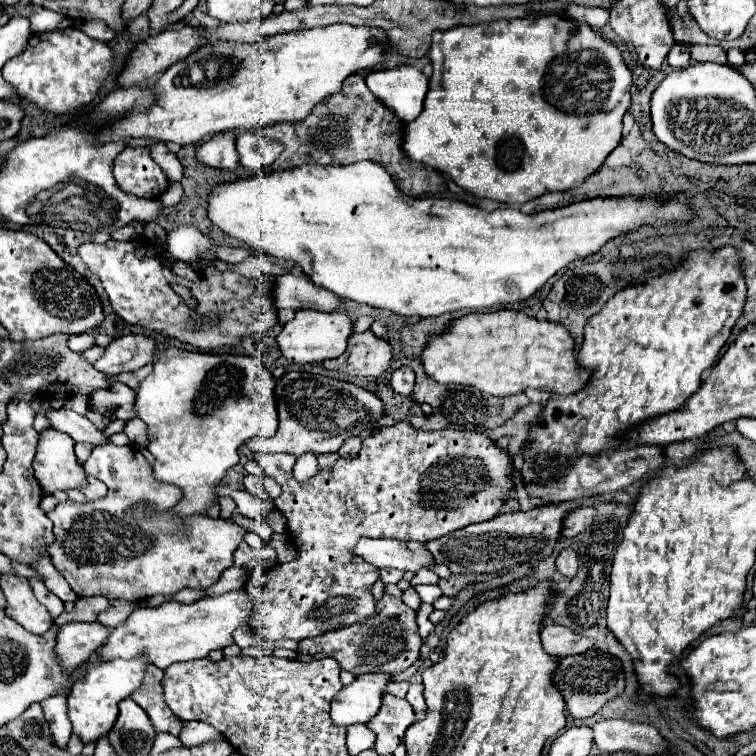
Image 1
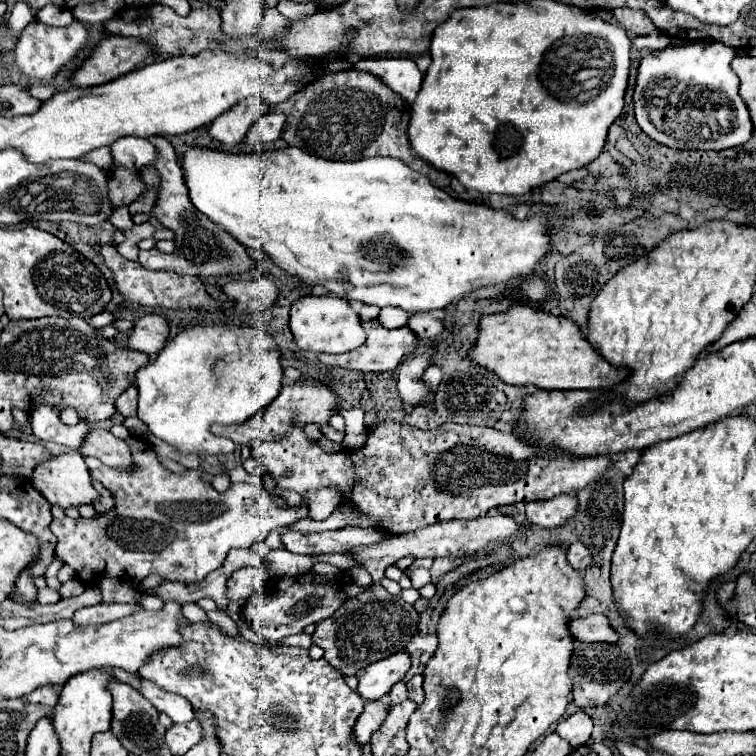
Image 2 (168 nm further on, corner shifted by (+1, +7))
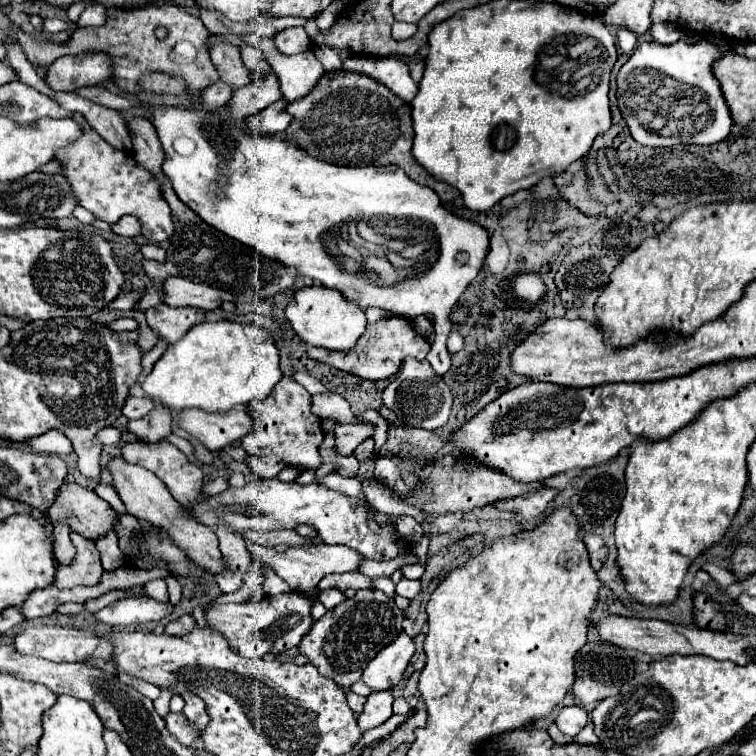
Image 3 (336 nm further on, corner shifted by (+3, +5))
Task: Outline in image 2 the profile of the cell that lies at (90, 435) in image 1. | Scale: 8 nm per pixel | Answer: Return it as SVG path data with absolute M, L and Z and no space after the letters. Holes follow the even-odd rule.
M94 425L86 435L80 453L98 457L104 465L118 467L122 471L128 471L132 463L132 457L128 455L128 445L122 439L114 437L108 429L102 429L98 425Z

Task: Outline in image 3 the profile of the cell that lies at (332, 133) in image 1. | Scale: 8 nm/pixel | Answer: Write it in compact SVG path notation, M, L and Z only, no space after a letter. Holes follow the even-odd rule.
M328 71L320 77L320 81L314 85L314 89L288 105L288 113L294 115L294 121L286 129L288 139L296 143L300 149L304 149L308 155L342 165L342 167L366 167L366 165L398 165L406 171L406 175L422 185L428 185L440 195L440 201L444 205L450 205L460 193L442 183L436 181L432 175L428 175L416 161L412 163L412 119L410 119L410 105L396 97L388 87L382 87L374 79L358 73L348 73L348 71Z

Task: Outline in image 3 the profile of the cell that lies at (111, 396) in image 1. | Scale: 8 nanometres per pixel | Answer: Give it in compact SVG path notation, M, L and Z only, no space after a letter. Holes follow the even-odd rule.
M128 397L126 399L126 405L122 409L122 413L128 417L128 419L140 419L144 415L148 415L148 411L154 407L154 401L148 399L148 397Z

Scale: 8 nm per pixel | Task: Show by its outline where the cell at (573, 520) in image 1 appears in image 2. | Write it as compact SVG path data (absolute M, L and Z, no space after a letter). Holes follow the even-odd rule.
M560 495L548 501L532 501L526 505L526 519L538 527L560 527L576 515L578 499L574 495Z

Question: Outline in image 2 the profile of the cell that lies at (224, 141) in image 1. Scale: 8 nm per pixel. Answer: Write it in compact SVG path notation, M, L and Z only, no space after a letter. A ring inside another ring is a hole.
M256 97L248 99L246 103L236 105L236 109L230 109L228 113L222 113L212 125L210 125L210 137L224 143L224 145L238 145L254 121L258 121L268 107L264 101L256 101Z

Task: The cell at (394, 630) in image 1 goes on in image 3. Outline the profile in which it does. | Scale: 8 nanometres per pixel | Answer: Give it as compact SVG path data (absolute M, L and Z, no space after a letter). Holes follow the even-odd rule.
M360 589L352 599L346 599L332 611L326 611L326 615L312 625L312 629L304 635L302 643L298 643L298 653L308 657L308 663L314 665L320 675L332 679L338 687L342 687L350 709L360 715L366 699L354 695L350 687L362 677L362 671L366 669L370 659L382 647L396 639L398 631L402 631L402 621L404 611L394 605L392 597L376 589Z

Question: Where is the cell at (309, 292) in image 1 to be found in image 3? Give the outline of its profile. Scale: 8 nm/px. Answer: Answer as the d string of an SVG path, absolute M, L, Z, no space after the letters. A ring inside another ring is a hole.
M168 277L162 287L162 303L168 307L198 307L198 309L216 309L222 301L234 301L234 297L222 289L192 283L182 277Z

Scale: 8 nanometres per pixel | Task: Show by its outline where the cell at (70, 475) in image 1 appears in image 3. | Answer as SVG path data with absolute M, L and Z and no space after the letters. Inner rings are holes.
M64 483L60 487L48 517L54 521L66 521L72 531L90 541L102 539L118 521L116 511L112 511L104 499L100 499L94 491L80 487L78 483Z

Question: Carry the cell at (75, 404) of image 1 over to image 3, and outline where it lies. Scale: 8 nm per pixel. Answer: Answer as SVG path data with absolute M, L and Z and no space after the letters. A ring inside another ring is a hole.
M48 431L40 437L32 437L24 441L28 447L32 447L34 451L42 451L42 453L58 453L58 455L68 455L72 453L72 443L66 439L66 435L58 433L58 431Z

